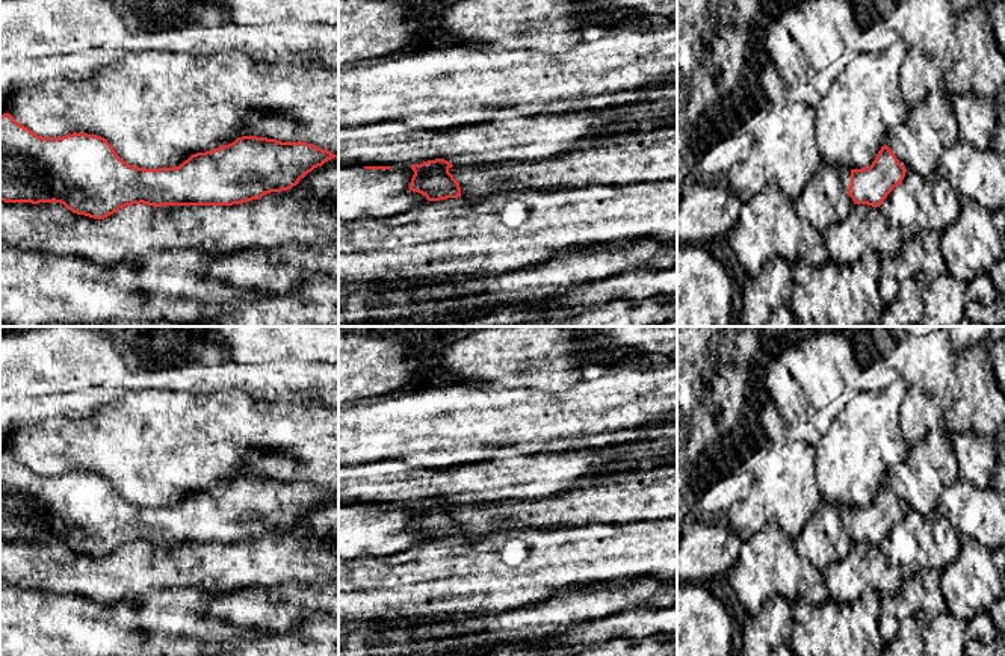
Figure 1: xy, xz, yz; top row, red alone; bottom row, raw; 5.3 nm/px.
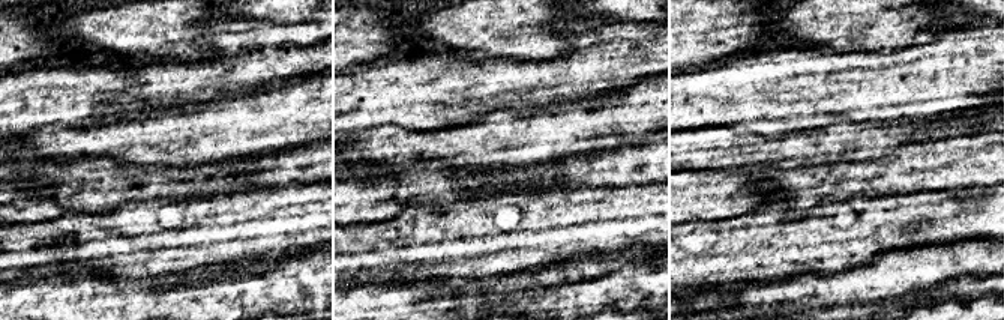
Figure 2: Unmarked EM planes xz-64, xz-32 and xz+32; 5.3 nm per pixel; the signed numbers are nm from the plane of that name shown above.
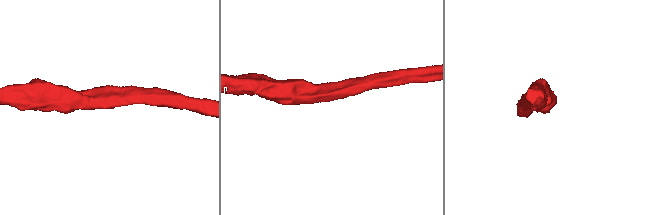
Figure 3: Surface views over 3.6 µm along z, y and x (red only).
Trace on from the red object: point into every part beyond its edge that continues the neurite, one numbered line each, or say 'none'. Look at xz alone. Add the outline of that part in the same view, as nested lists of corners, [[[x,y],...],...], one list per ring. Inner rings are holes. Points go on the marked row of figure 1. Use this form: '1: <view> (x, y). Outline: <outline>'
none

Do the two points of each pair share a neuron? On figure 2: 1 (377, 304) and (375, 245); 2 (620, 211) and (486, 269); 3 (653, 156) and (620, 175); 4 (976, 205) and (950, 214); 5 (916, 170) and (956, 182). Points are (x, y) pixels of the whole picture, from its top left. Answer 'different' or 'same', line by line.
1: different
2: same
3: same
4: same
5: same

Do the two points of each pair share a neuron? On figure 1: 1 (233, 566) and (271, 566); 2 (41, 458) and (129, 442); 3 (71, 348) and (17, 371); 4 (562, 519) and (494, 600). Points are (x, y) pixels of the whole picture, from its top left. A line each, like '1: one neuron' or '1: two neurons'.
1: one neuron
2: one neuron
3: one neuron
4: two neurons

